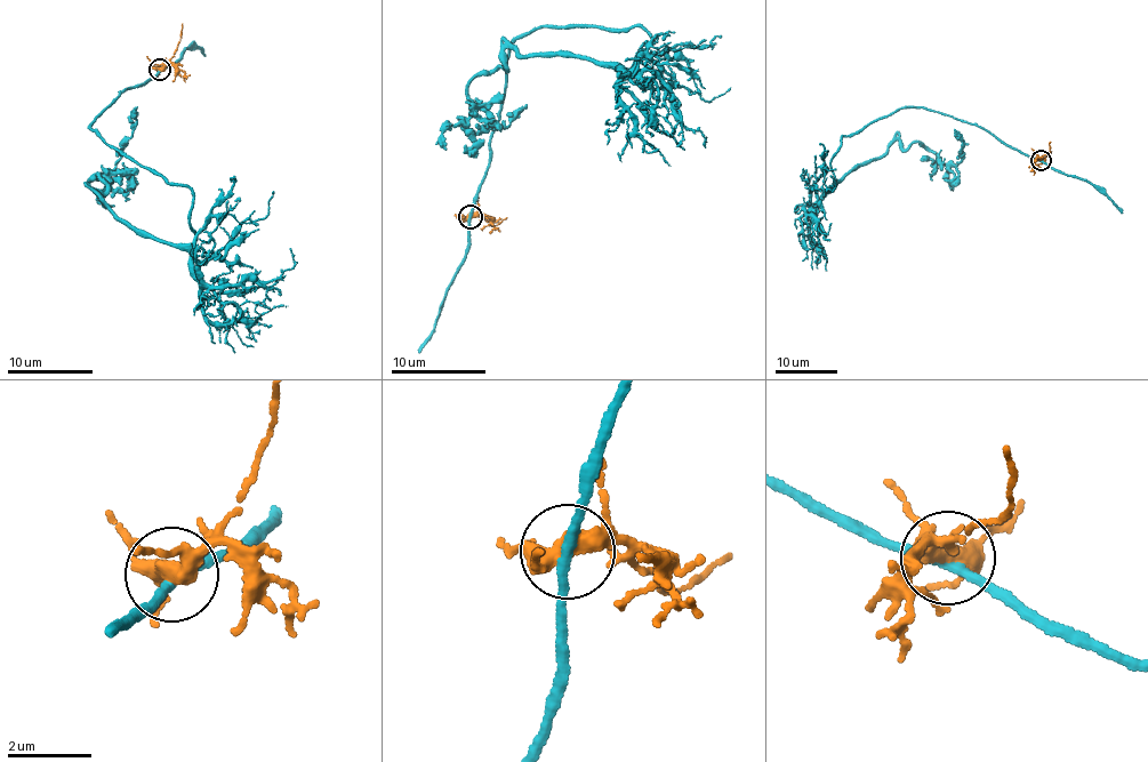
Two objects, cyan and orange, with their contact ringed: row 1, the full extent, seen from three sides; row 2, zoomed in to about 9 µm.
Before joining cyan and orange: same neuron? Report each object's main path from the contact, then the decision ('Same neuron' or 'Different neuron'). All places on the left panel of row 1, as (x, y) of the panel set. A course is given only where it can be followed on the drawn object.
Course of cyan: (161, 70), (89, 125), (192, 192), (191, 245), (135, 232), (94, 191), (134, 109). Course of orange: (161, 70), (169, 62), (181, 39), (182, 24). Different neuron

